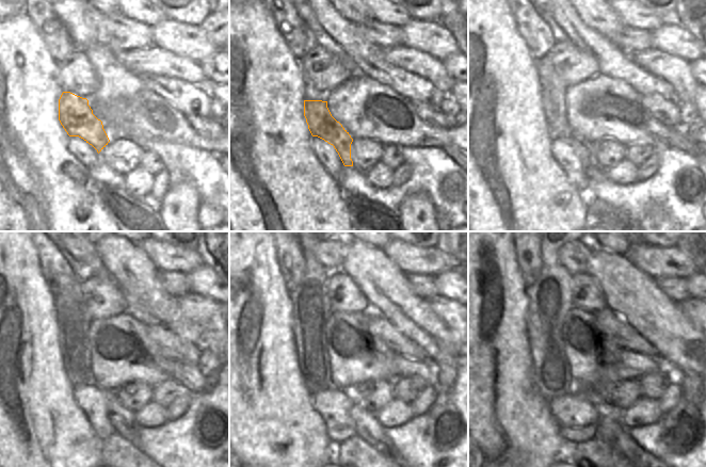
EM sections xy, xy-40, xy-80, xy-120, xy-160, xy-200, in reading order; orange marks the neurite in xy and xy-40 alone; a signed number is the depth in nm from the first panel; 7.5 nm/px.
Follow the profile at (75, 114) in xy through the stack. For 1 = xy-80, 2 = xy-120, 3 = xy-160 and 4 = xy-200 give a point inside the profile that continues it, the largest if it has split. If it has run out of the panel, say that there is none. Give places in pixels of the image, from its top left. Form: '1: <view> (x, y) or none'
1: xy-80 (592, 171)
2: xy-120 (123, 420)
3: xy-160 (367, 427)
4: xy-200 (614, 433)

